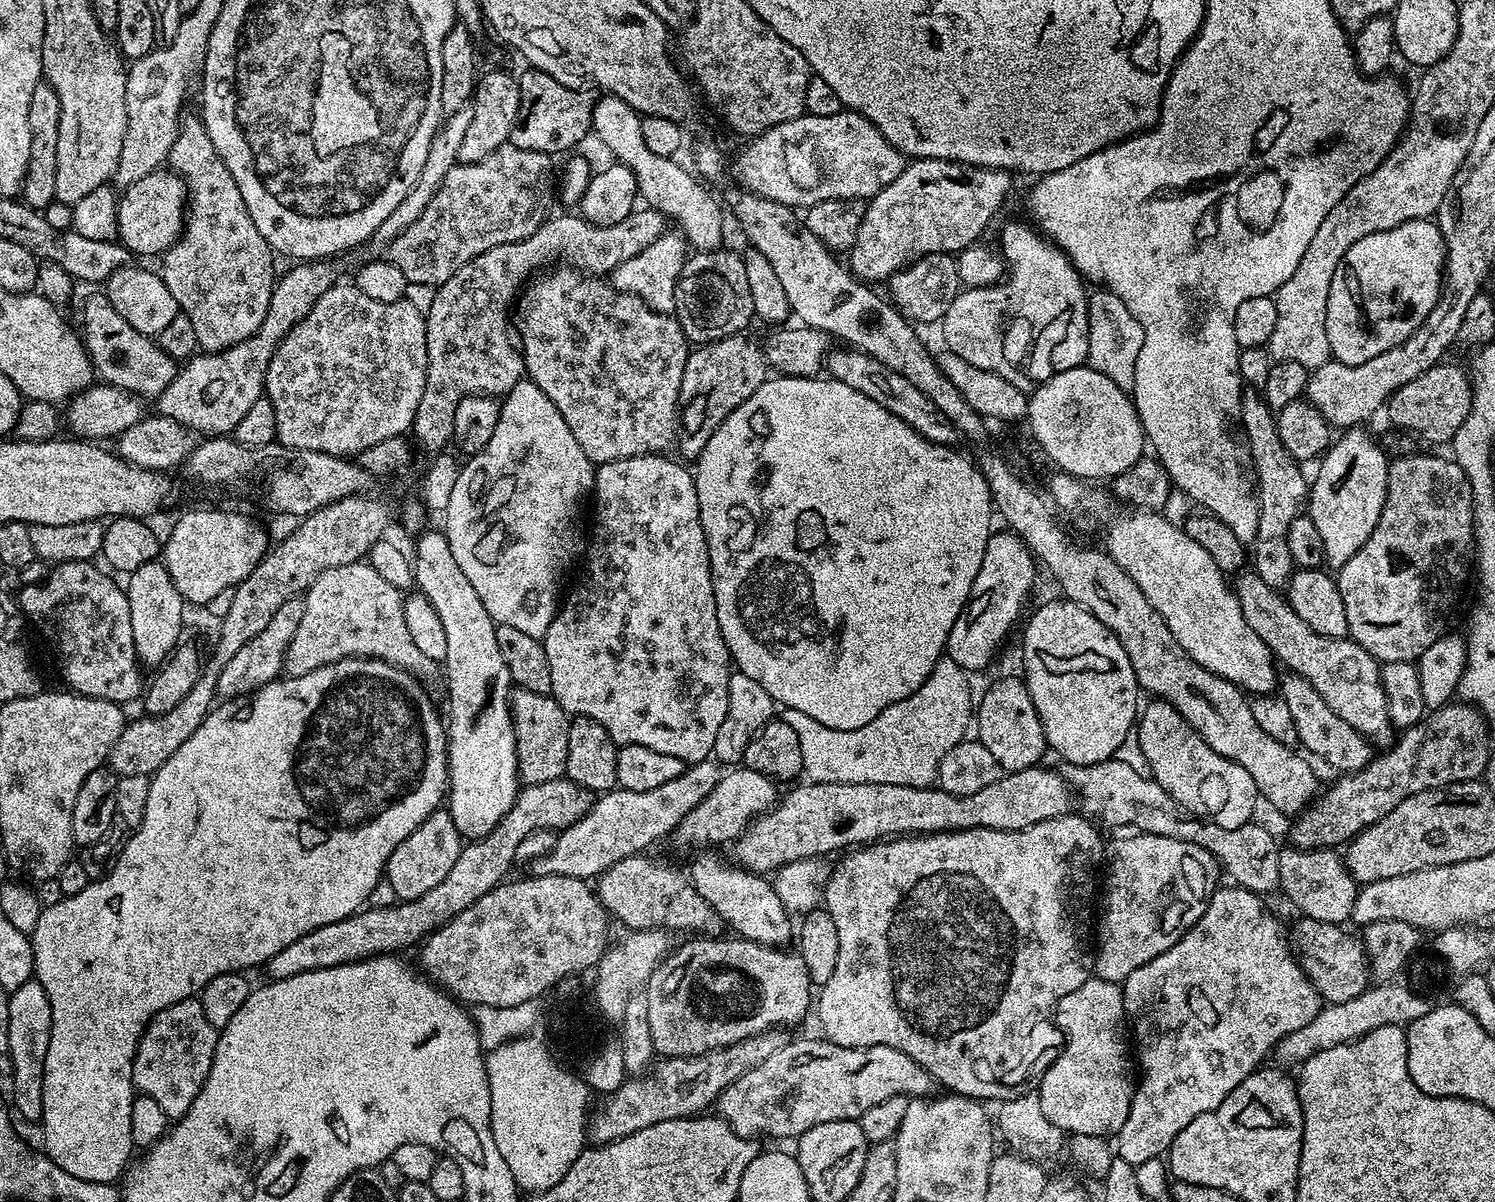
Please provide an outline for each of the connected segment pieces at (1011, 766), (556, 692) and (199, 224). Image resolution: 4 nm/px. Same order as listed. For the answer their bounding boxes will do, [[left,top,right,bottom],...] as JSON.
[[974,675,1046,773],[542,454,734,766],[162,115,274,326]]

